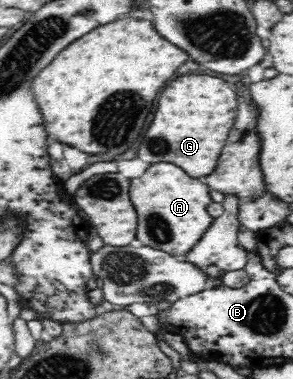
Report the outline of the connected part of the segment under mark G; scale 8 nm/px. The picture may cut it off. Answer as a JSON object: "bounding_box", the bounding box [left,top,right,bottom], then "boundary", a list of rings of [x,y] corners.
{"bounding_box":[137,75,237,180],"boundary":[[[209,75],[177,77],[159,95],[153,121],[139,143],[137,157],[147,163],[175,163],[191,177],[204,180],[215,169],[235,119],[237,95],[227,81]]]}

